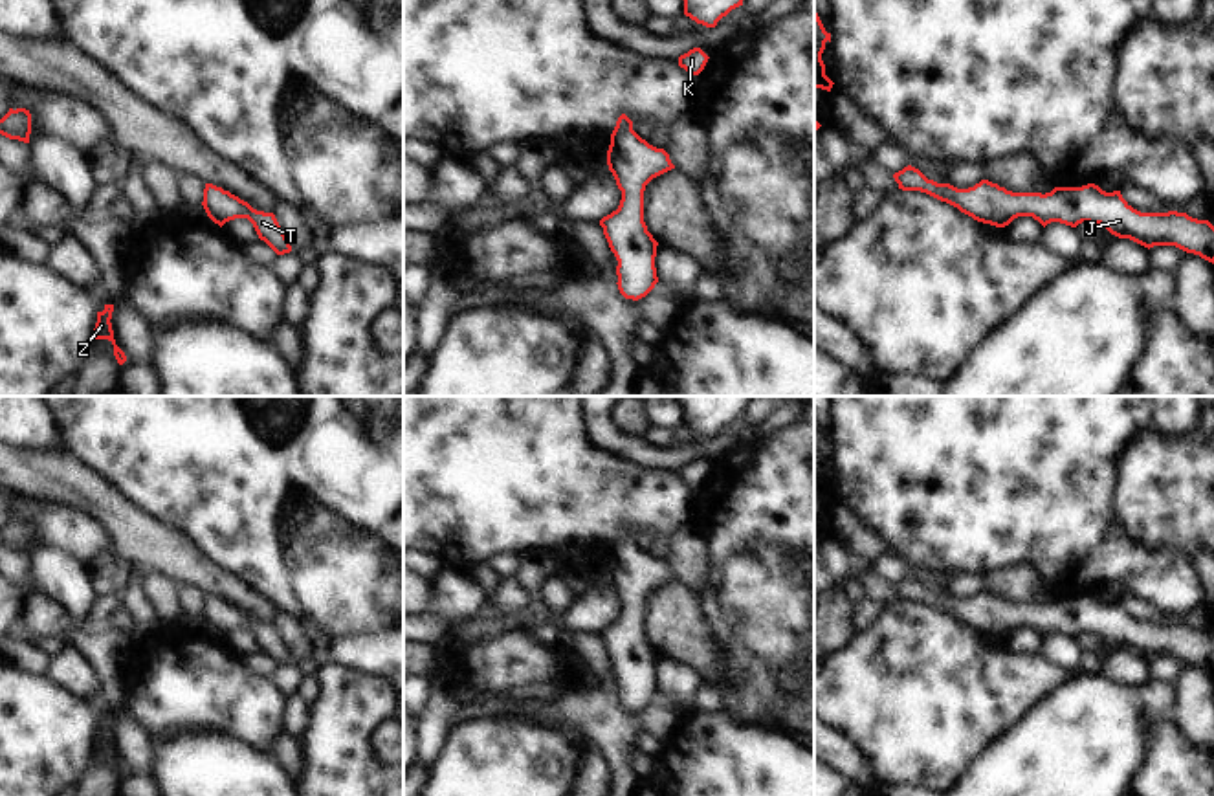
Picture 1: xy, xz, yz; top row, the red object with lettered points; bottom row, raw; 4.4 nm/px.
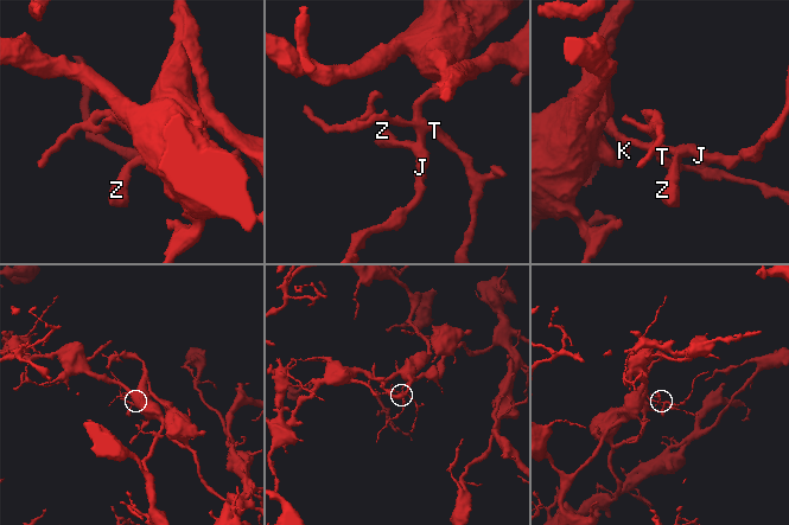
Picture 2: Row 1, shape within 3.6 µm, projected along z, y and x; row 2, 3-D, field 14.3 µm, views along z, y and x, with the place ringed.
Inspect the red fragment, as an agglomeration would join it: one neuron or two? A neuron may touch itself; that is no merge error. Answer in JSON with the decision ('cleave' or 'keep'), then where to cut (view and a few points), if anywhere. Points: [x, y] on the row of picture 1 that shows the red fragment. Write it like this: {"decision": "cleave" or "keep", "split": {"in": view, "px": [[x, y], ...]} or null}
{"decision": "keep", "split": null}

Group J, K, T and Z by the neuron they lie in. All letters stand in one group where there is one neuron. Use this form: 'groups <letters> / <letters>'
groups J K T Z

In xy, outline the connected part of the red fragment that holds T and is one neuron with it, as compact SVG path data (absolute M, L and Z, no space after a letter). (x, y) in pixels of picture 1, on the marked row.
M205 183L202 205L207 216L220 227L229 220L248 218L259 238L277 255L292 251L292 246L273 213L257 211L248 202L213 183Z

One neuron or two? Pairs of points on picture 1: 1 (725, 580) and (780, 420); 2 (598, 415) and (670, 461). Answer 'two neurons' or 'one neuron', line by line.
1: two neurons
2: one neuron

